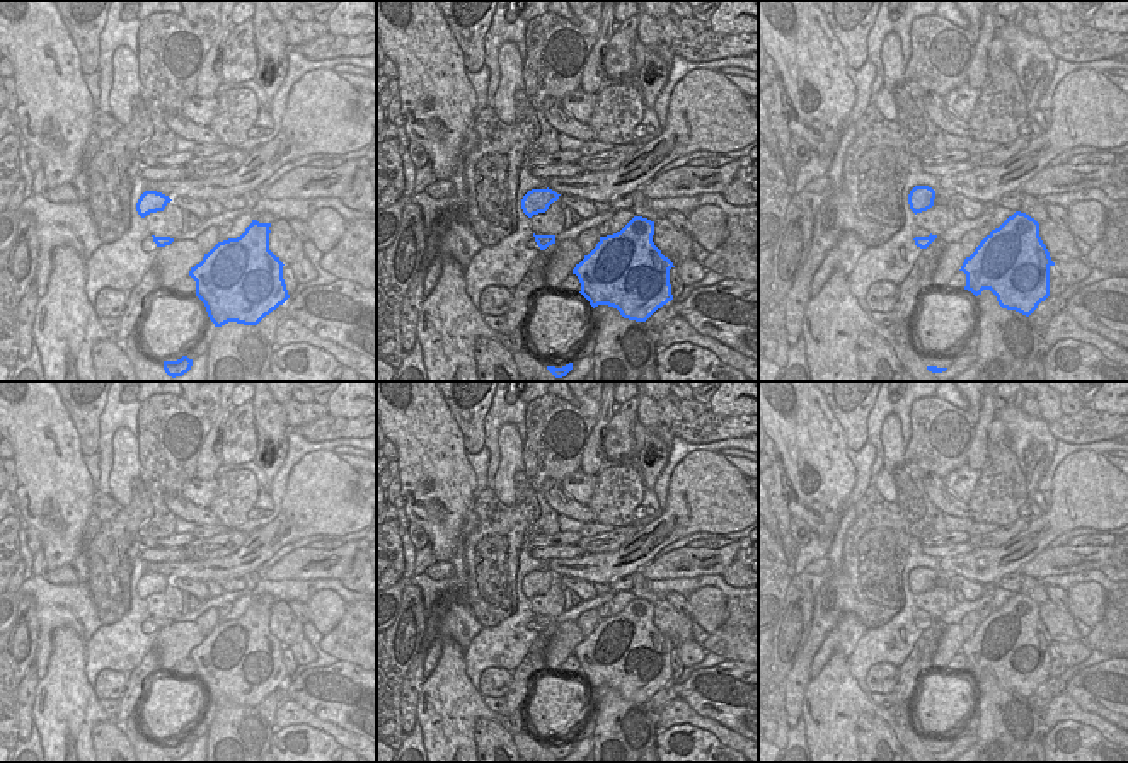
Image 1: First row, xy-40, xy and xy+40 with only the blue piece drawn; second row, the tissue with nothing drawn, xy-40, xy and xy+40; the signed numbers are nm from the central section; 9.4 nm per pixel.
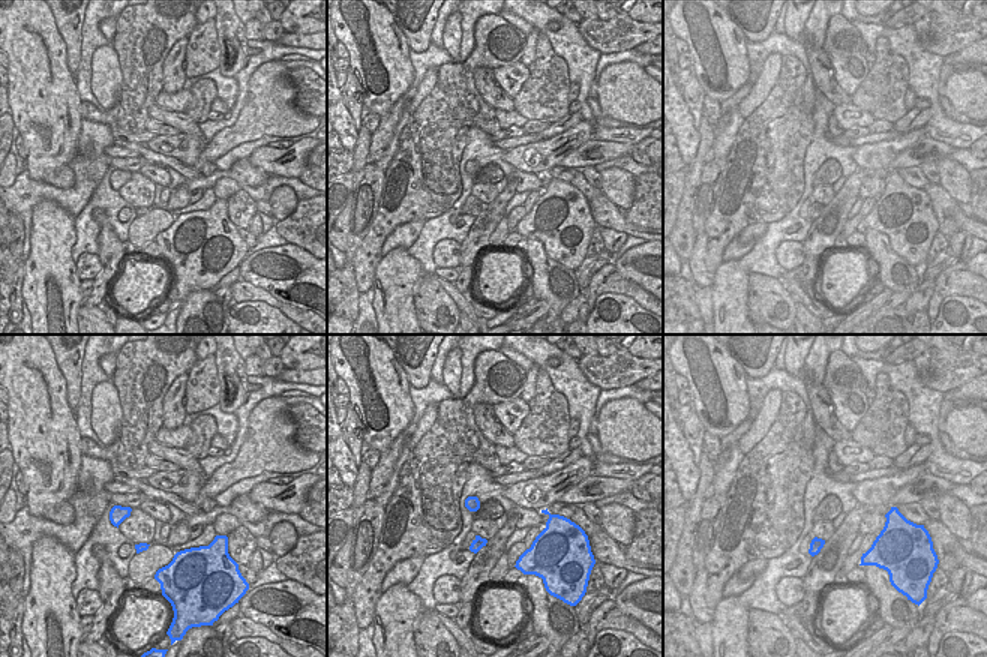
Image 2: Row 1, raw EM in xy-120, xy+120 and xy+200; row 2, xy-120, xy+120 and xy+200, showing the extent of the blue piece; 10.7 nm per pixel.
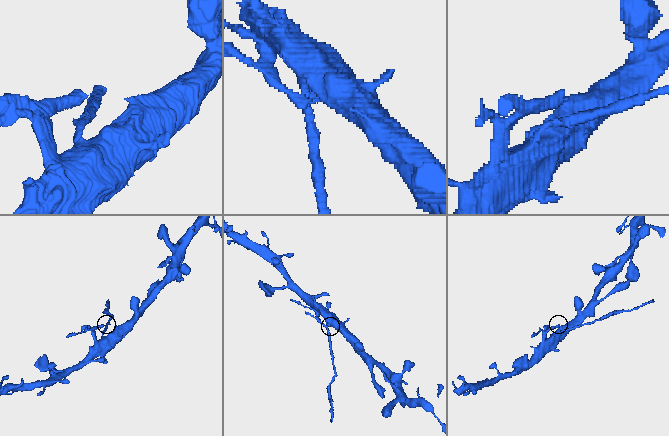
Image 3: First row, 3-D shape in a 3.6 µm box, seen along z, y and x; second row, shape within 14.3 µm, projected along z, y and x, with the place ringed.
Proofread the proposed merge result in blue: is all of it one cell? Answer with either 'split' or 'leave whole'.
split

